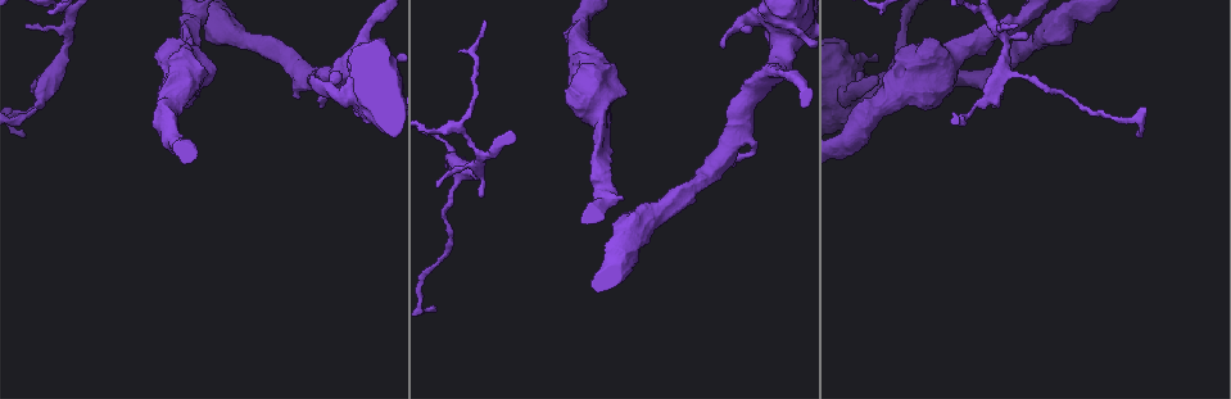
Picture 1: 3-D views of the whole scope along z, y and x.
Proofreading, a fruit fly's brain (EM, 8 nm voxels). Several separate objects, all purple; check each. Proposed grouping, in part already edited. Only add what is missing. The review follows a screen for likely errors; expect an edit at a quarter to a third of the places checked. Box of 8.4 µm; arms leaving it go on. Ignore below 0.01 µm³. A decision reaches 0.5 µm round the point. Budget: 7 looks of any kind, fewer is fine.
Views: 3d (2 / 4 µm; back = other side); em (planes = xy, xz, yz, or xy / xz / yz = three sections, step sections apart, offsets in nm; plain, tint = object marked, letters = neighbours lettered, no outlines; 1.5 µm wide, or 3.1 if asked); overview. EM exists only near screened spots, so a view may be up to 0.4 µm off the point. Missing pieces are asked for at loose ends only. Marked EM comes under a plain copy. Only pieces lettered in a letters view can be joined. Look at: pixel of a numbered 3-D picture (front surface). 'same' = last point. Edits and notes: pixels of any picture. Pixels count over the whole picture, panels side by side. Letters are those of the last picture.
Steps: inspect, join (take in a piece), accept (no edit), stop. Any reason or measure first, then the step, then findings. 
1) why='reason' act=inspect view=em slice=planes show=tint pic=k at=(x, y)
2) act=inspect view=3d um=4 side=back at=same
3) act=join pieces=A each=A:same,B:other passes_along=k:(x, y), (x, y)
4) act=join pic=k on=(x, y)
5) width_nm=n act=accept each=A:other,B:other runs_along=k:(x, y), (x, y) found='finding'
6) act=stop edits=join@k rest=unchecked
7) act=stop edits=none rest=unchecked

why='an open end' act=inspect view=3d um=4 pic=1 at=(725, 44)

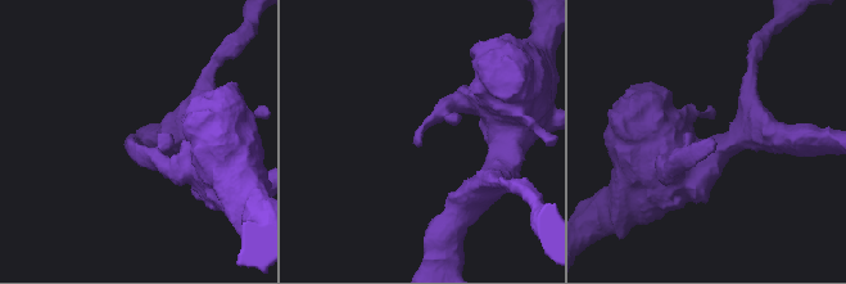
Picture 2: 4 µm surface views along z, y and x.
why='now the EM' act=inspect view=em slice=planes show=letters pic=2 at=(419, 138)

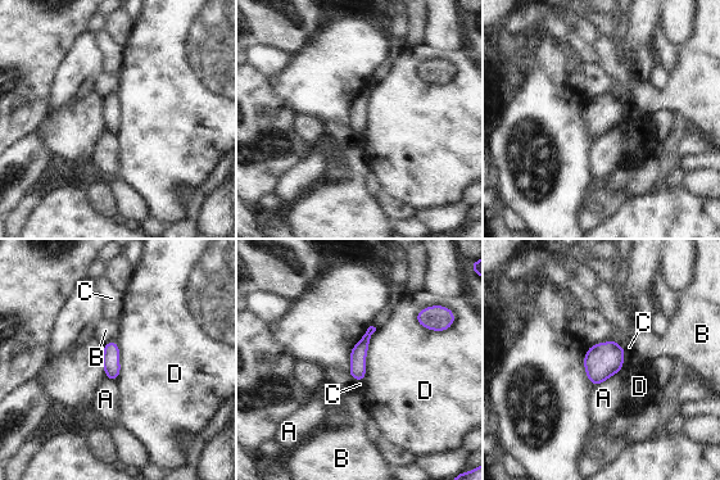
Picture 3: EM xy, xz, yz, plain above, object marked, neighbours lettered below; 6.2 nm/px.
act=accept each=A:other,B:other,C:other,D:other border=3:(376, 329), (361, 380) found='none of them fits'

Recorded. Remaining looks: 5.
why='an open end' act=inspect view=3d um=2 pic=1 at=(74, 35)

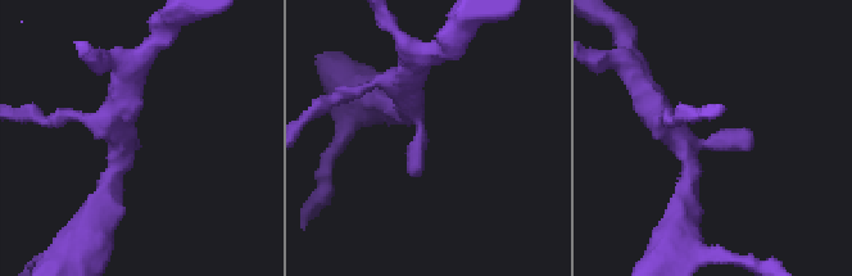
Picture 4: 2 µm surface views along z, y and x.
why='need the tissue' act=inspect view=em slice=planes show=letters pic=4 at=(133, 140)

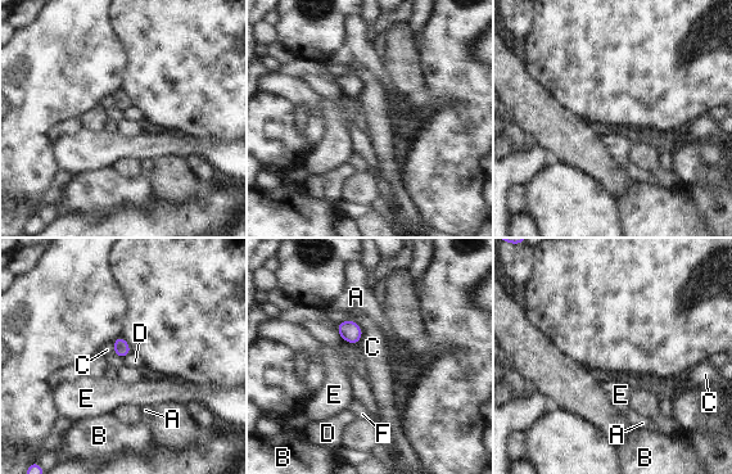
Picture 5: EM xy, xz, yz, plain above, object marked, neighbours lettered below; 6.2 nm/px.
act=accept each=A:other,B:other,C:other,D:other,E:other,F:other found='no lettered piece goes on from it'

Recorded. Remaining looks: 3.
why='end of a long branch' act=inspect view=em slice=xy step=4 show=letters pic=1 at=(1138, 135)

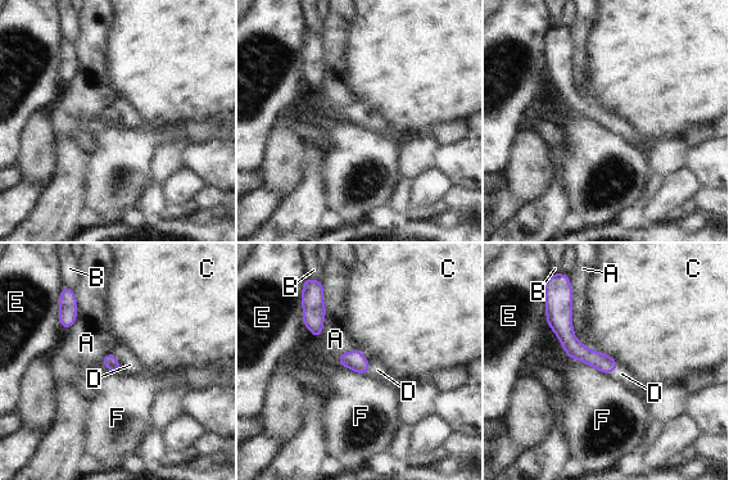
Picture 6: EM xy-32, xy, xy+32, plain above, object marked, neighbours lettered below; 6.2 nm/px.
why='another direction' act=inspect view=em slice=planes show=letters at=same

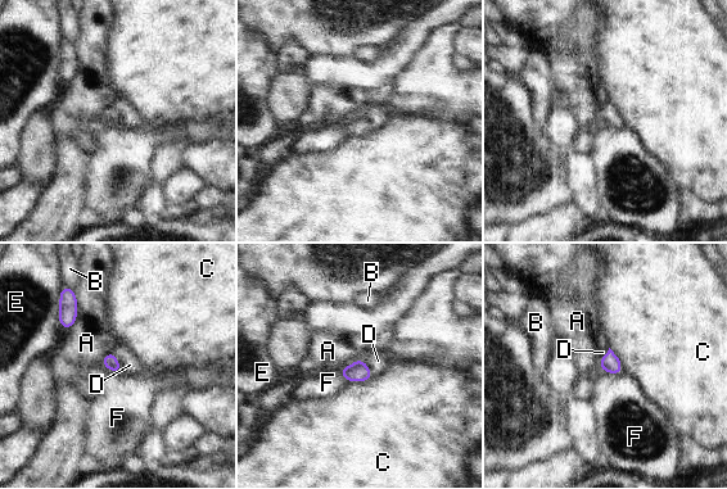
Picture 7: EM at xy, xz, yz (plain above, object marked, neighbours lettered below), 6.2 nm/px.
act=join pieces=D each=A:other,B:other,C:other,D:same,E:other,F:other passes_along=7:(109, 361), (118, 362), (130, 365) found='the neuron continues'

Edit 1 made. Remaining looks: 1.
act=stop edits=join@7 rest=unchecked

